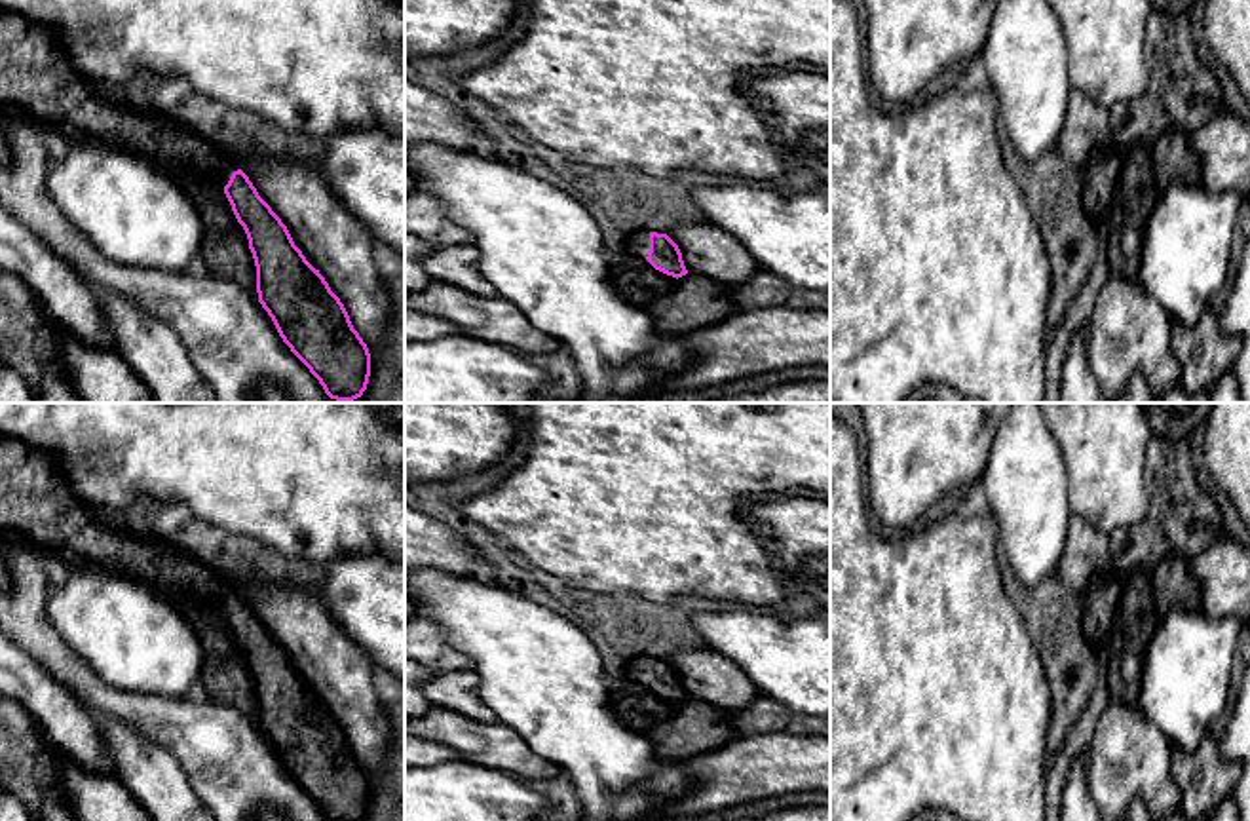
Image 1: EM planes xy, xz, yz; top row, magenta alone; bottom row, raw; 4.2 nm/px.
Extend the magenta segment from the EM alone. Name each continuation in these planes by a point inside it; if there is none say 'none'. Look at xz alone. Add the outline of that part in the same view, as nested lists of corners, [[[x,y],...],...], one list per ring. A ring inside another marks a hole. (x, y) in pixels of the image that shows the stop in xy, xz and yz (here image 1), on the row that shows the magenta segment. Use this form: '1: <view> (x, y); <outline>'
1: xz (637, 244); [[[634,230],[625,234],[625,255],[627,257],[648,257],[650,251],[650,232],[648,230]]]

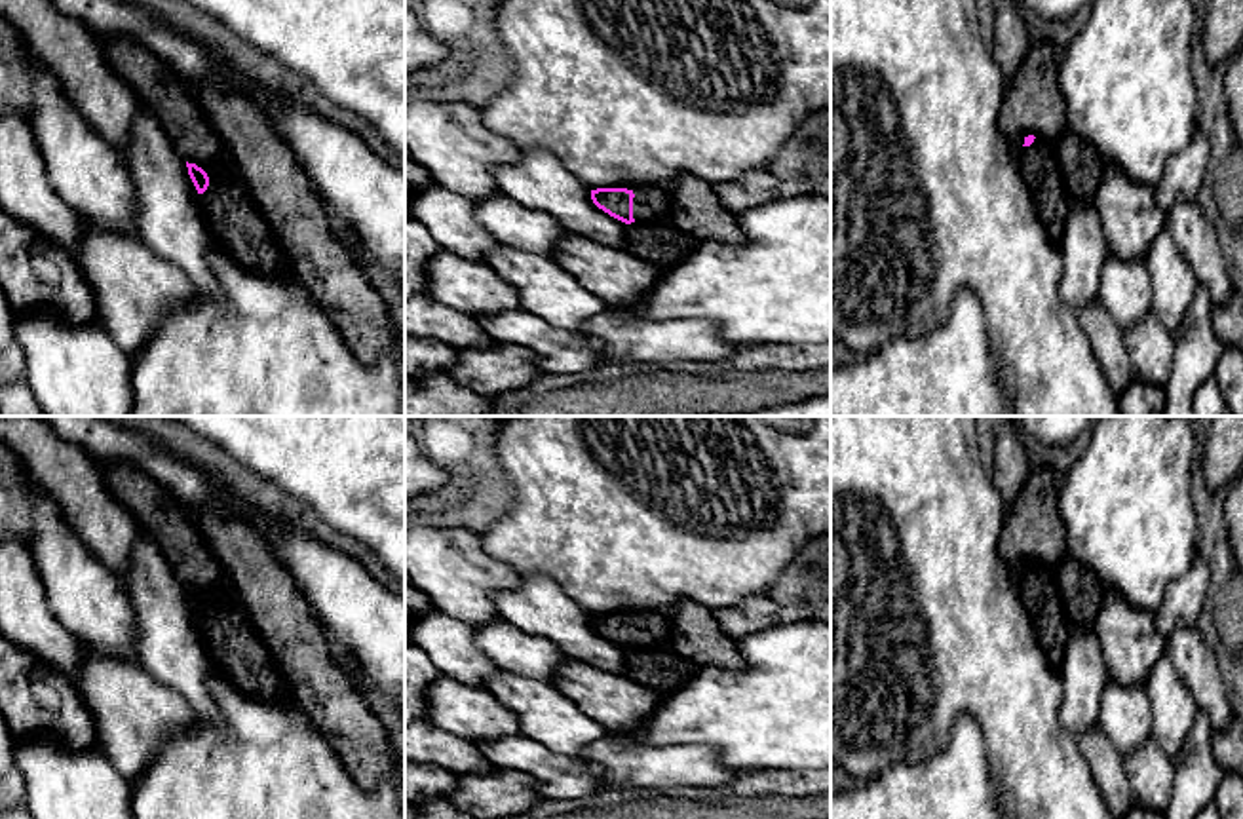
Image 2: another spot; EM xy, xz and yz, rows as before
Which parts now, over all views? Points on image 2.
1: xz (652, 202); [[[641,184],[633,188],[633,219],[635,222],[665,222],[673,200],[669,186],[663,184]]]

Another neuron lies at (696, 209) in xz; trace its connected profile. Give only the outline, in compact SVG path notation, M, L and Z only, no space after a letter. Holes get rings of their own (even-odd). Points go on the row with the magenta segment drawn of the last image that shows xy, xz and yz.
M677 175L669 194L673 200L669 222L677 230L720 245L741 245L745 241L737 215L718 201L713 184L694 175Z

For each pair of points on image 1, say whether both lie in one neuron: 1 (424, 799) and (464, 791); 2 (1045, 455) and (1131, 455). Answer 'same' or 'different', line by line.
1: same
2: different

